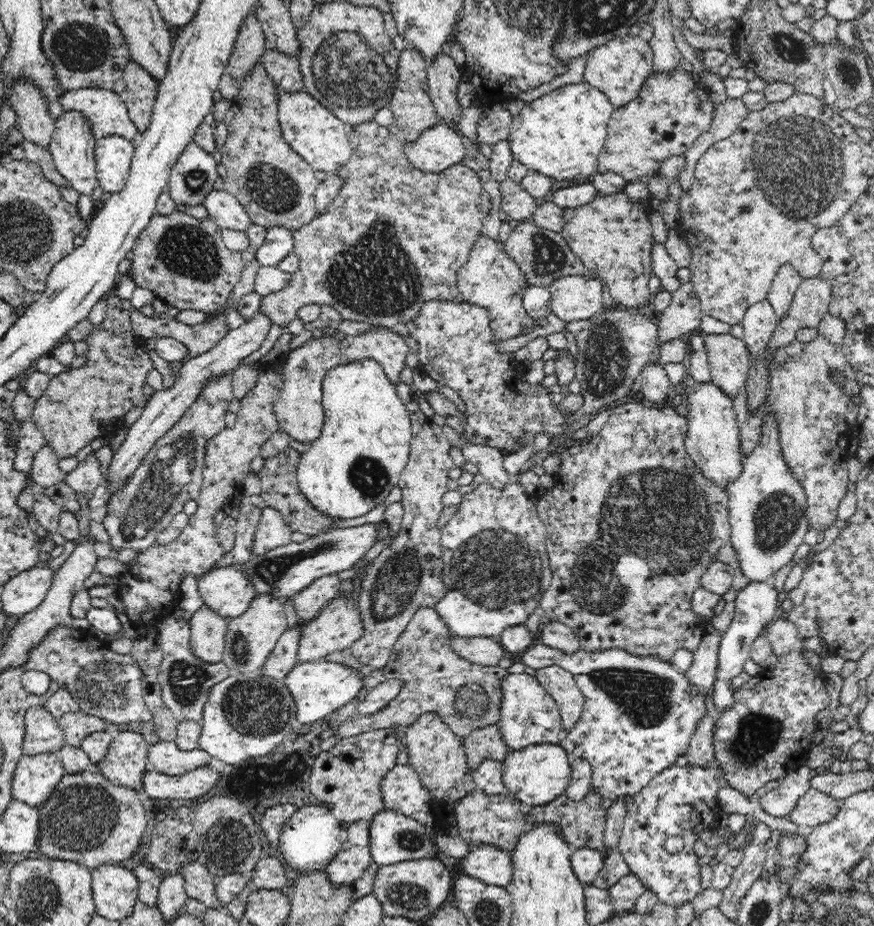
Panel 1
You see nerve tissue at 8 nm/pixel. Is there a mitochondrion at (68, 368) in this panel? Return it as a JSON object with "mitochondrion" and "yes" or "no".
{"mitochondrion":"no"}

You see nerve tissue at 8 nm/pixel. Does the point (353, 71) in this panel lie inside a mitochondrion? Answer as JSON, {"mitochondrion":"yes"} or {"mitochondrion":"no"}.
{"mitochondrion":"yes"}

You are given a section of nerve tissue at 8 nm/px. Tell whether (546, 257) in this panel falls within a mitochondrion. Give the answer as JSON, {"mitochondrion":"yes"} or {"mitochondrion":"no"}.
{"mitochondrion":"yes"}

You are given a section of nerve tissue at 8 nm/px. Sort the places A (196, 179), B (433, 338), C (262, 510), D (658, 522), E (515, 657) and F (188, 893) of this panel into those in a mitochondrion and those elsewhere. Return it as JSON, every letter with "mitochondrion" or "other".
{"A":"mitochondrion","B":"other","C":"other","D":"mitochondrion","E":"other","F":"other"}

